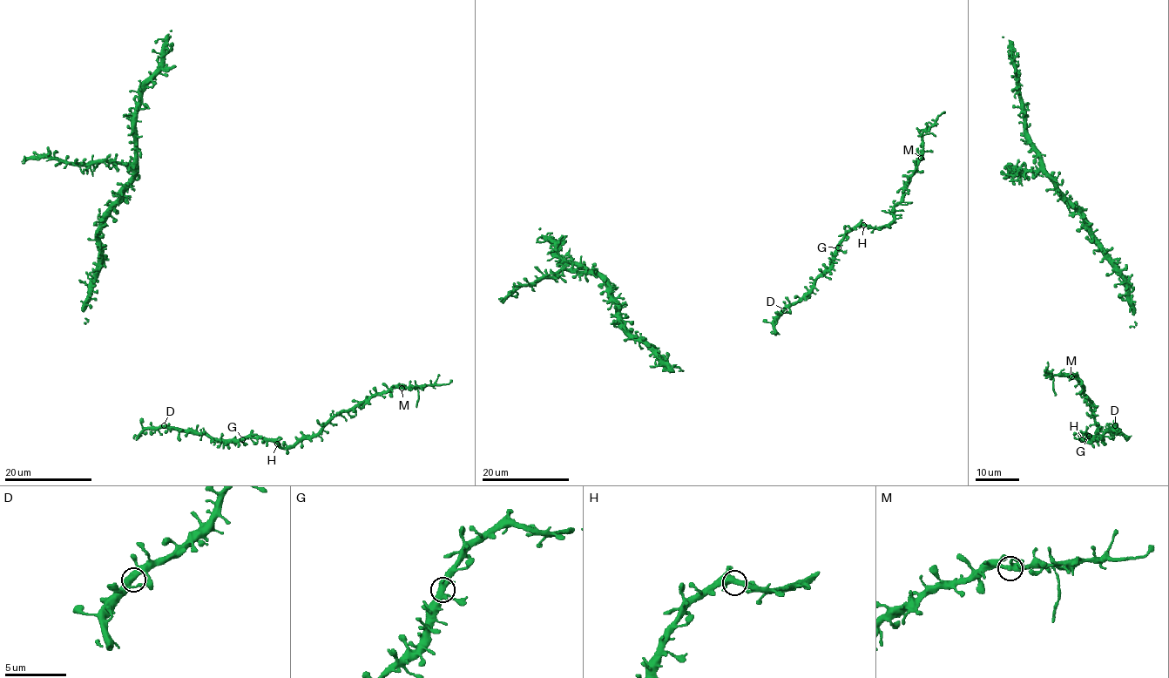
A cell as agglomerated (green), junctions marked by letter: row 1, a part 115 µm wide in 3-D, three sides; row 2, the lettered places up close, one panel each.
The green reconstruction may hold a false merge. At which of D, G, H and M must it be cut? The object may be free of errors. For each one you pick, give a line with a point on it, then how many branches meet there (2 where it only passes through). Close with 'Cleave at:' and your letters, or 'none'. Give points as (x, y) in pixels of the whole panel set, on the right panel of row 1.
Cleave at: none

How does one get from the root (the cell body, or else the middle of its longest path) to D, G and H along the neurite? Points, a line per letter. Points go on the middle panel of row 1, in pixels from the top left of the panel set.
D: (763, 321), (774, 322), (784, 310)
G: (763, 321), (774, 322), (810, 288), (814, 281), (828, 267), (832, 254), (838, 247)
H: (763, 321), (774, 322), (800, 300), (810, 288), (814, 281), (828, 267), (840, 241), (848, 232), (863, 225)

